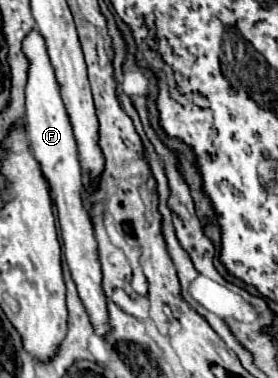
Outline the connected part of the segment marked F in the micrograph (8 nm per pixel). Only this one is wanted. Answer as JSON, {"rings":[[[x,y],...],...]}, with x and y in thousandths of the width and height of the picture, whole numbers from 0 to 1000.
{"rings":[[[115,74],[79,106],[79,143],[101,159],[101,217],[94,217],[94,323],[108,392],[144,429],[151,460],[194,508],[194,534],[209,545],[209,582],[223,603],[230,677],[259,720],[259,741],[288,772],[309,825],[338,857],[345,884],[388,878],[381,847],[381,788],[360,762],[367,714],[345,677],[345,635],[331,614],[324,577],[295,540],[295,455],[281,429],[273,370],[259,354],[259,328],[245,323],[245,296],[230,291],[230,265],[216,259],[216,217],[201,217],[201,190],[187,164],[173,164],[173,132],[158,122],[158,95]]]}

